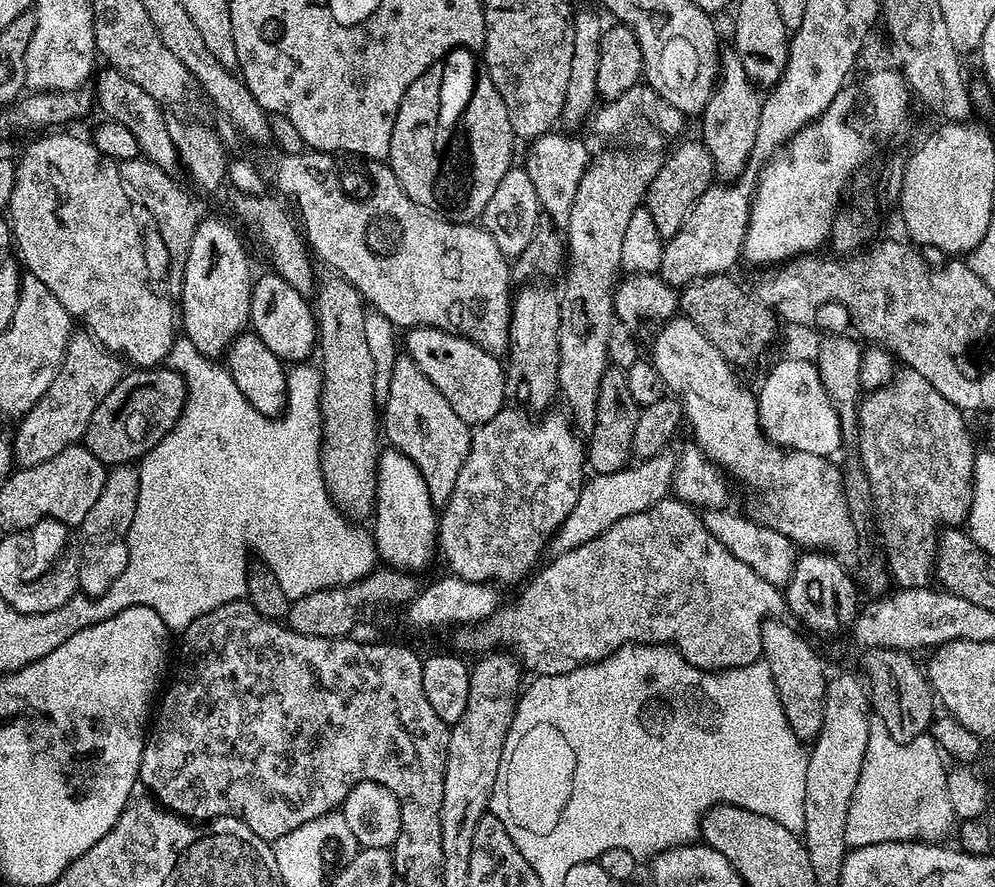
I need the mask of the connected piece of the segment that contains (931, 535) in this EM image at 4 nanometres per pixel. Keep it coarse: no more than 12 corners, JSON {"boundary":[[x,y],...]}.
{"boundary":[[901,367],[856,409],[887,571],[933,575],[972,509],[965,413]]}

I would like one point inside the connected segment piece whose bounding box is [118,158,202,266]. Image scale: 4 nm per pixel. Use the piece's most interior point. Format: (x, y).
(174, 215)

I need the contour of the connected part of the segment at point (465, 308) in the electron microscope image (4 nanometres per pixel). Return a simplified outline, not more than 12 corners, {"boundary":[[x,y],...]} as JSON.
{"boundary":[[329,153],[281,155],[311,255],[400,330],[507,353],[509,257]]}

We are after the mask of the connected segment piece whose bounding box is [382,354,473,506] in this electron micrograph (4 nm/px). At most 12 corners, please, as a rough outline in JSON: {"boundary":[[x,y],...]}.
{"boundary":[[397,355],[382,436],[443,506],[473,429]]}

